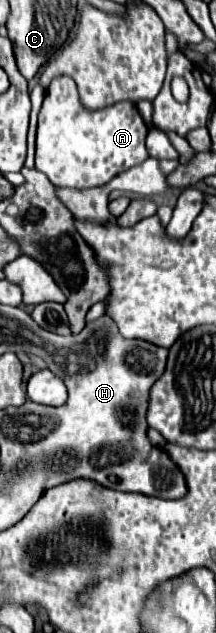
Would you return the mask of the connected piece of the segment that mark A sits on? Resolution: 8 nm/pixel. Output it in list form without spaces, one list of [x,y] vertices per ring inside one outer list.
[[[69,76],[51,80],[37,128],[35,168],[61,188],[95,188],[105,186],[117,174],[145,162],[149,158],[145,138],[147,124],[143,122],[135,102],[117,102],[109,108],[89,112],[81,106],[77,85]]]

